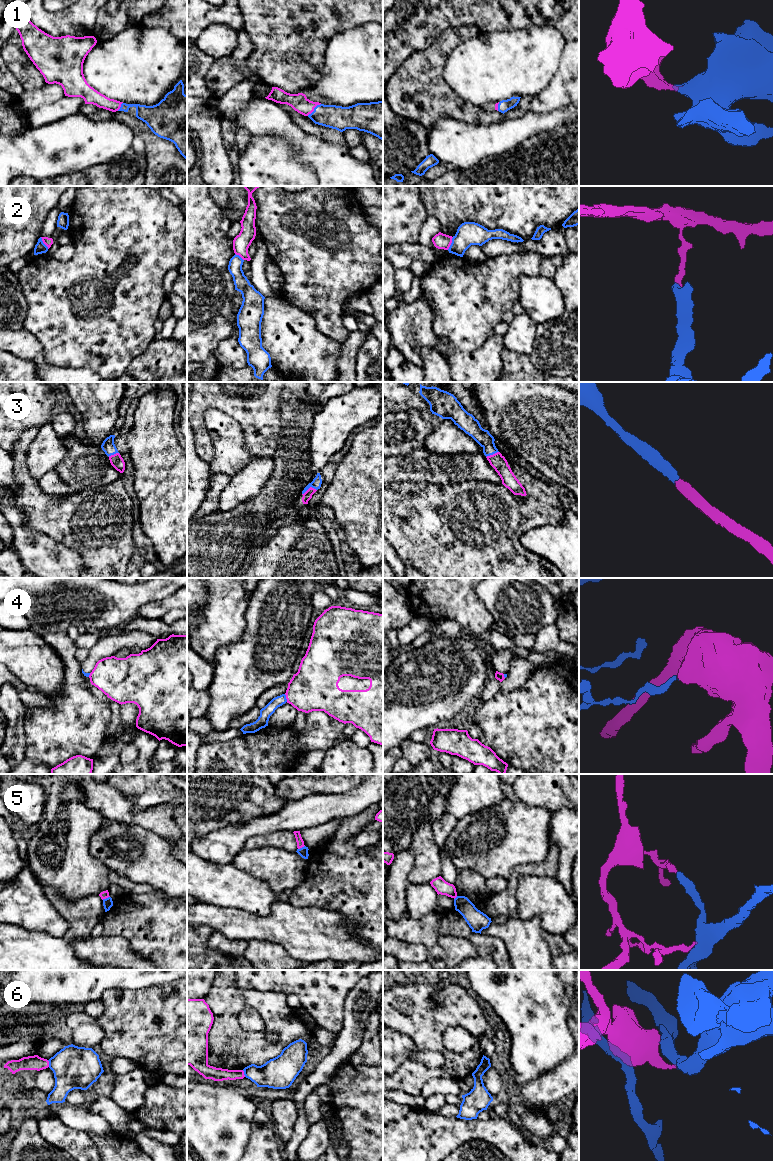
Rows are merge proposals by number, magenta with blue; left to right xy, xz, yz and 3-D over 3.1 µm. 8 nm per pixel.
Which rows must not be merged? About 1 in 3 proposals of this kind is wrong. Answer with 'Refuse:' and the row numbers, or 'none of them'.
Refuse: 2, 4, 5, 6

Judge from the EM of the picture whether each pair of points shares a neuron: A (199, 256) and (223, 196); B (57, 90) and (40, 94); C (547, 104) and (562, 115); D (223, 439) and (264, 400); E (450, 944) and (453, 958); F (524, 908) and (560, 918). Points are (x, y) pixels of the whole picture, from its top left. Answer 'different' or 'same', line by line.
A: different
B: same
C: different
D: different
E: same
F: same

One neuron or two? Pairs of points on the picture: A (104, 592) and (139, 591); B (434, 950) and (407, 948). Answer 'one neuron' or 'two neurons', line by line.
A: one neuron
B: two neurons

